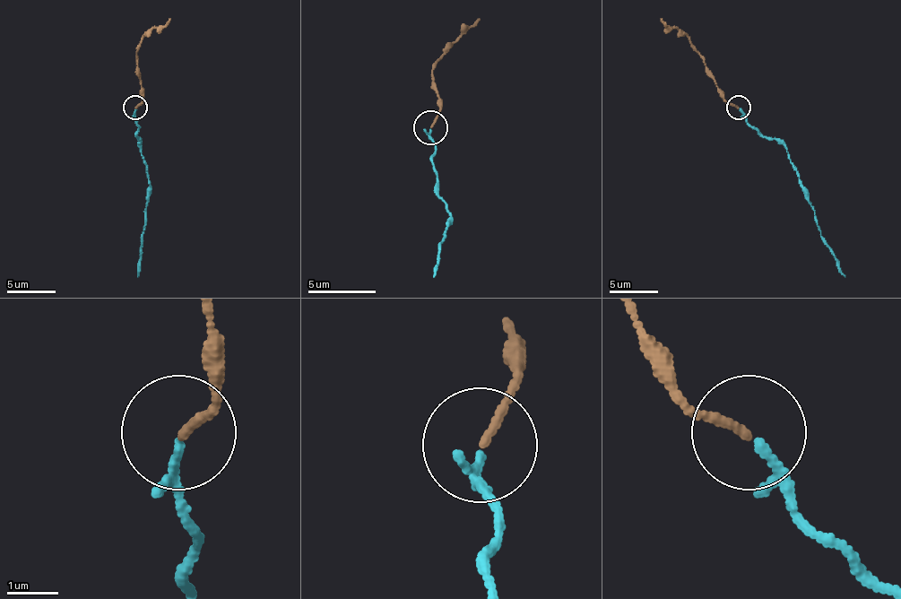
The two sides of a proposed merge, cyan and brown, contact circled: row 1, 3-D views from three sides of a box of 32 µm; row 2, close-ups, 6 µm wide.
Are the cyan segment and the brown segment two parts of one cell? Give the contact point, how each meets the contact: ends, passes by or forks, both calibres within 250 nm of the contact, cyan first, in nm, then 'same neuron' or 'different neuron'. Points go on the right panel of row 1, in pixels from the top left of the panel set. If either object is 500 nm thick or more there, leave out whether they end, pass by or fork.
(738, 107) | cyan passes by | brown ends | 110/160 nm | same neuron

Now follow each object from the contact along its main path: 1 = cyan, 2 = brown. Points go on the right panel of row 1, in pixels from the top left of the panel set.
1: (740, 108), (752, 127), (786, 149), (805, 200), (815, 212), (820, 236), (844, 277)
2: (738, 108), (723, 98), (694, 45), (660, 18)

